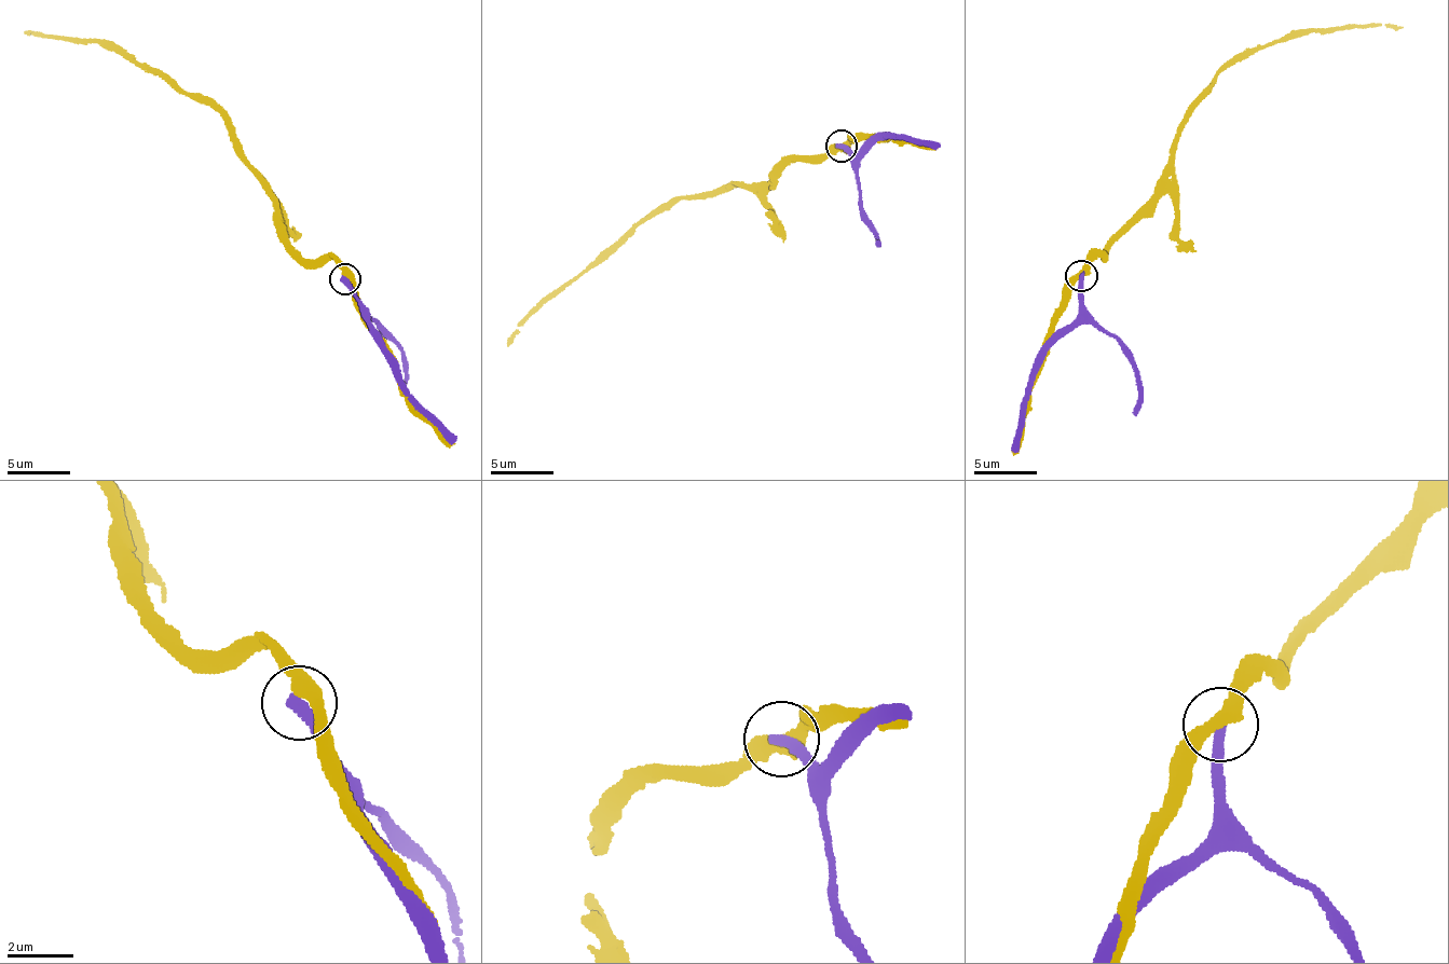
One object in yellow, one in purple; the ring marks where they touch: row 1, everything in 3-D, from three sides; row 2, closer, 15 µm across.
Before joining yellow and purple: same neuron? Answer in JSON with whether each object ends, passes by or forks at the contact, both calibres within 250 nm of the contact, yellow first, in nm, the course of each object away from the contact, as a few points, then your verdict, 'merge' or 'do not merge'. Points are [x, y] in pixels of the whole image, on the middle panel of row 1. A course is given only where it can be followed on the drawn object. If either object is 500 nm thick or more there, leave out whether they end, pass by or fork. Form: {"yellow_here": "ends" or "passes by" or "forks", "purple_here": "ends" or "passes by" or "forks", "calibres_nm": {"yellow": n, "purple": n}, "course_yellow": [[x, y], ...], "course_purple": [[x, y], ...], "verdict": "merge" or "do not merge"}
{"yellow_here": "passes by", "purple_here": "ends", "calibres_nm": {"yellow": 380, "purple": 360}, "course_yellow": [[842, 145], [832, 151], [796, 157], [766, 182], [734, 183], [720, 192], [667, 202], [523, 317], [507, 346]], "course_purple": [[842, 146], [852, 157], [886, 136], [934, 148]], "verdict": "do not merge"}

